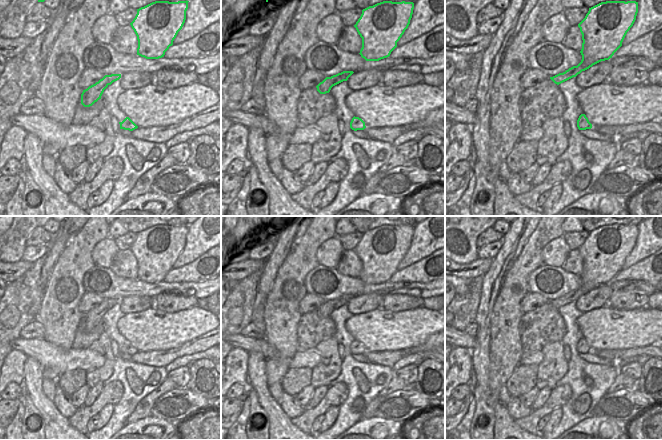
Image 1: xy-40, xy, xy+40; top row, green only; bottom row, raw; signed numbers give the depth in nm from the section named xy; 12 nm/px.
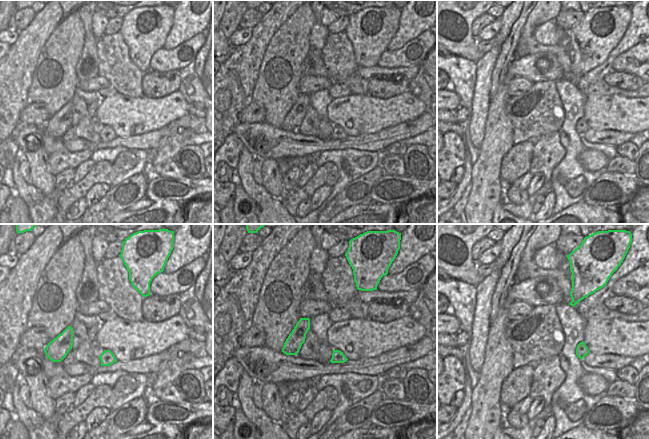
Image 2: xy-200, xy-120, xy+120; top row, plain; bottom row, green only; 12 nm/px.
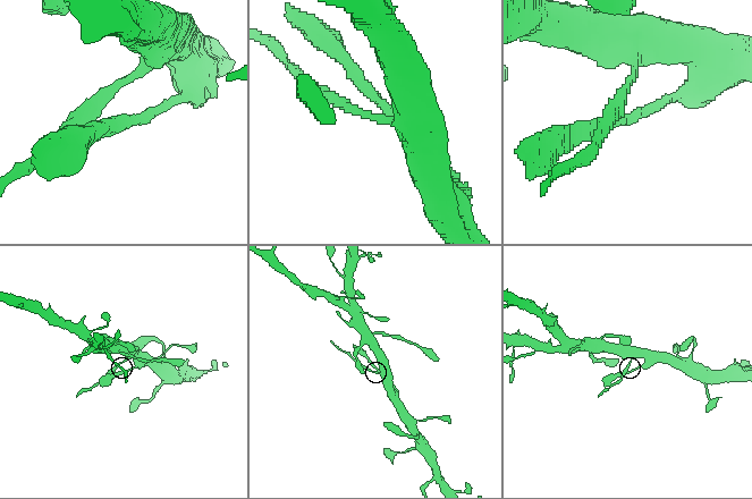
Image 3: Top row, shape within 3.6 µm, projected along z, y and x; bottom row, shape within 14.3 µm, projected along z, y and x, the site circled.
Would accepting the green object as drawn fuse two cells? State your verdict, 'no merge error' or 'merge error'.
merge error

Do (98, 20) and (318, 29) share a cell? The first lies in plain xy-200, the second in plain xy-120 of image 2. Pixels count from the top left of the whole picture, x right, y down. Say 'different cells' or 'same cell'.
different cells

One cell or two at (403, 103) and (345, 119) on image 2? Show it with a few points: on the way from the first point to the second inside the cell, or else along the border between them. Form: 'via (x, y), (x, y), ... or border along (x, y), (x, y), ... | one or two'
via (389, 112), (359, 114) | one

